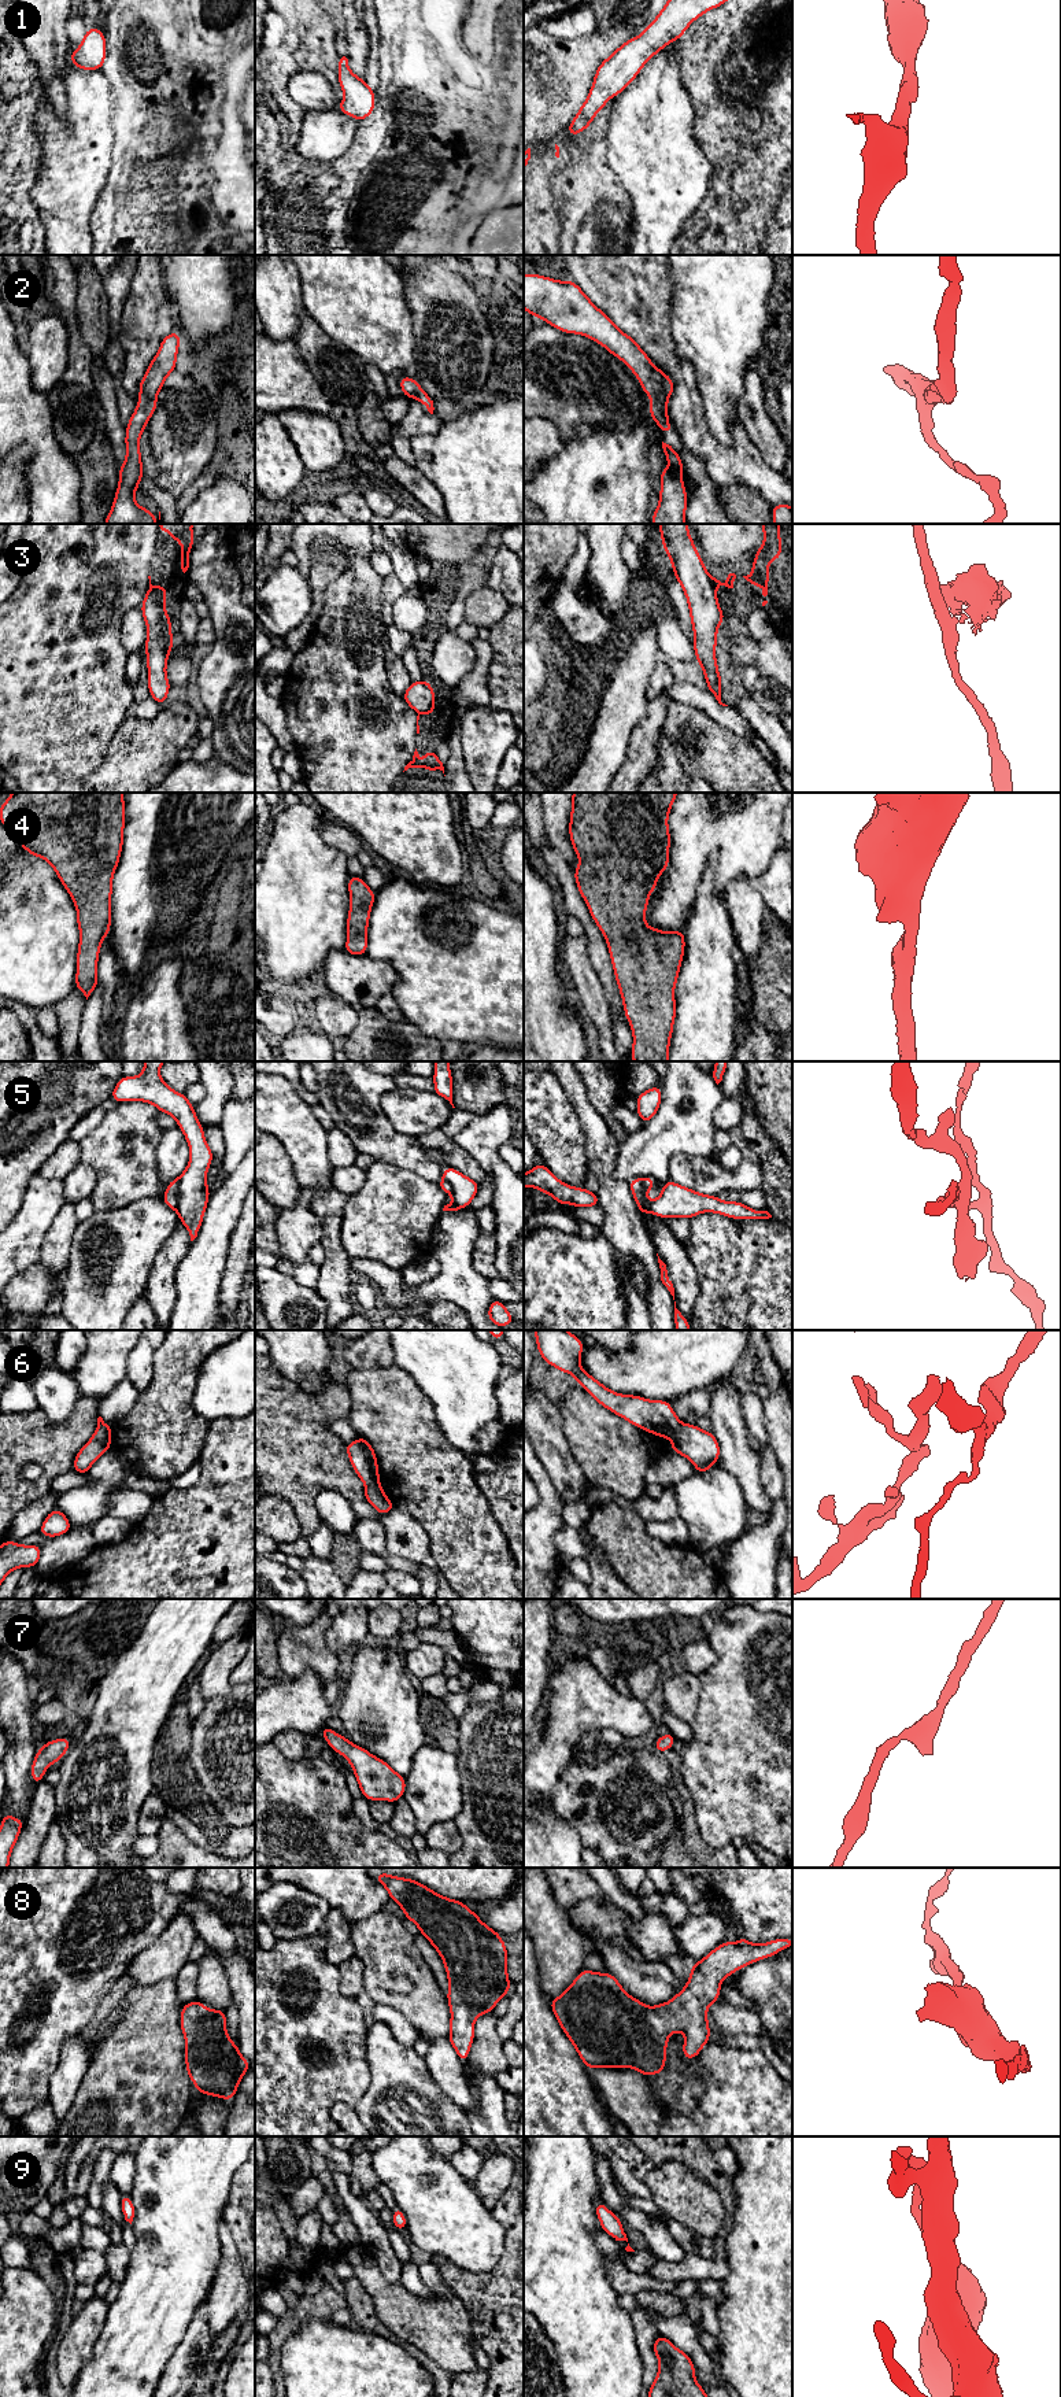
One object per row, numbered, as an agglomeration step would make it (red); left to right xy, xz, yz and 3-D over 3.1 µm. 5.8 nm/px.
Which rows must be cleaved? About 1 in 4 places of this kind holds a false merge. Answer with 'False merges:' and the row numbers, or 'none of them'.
False merges: 3, 5, 6

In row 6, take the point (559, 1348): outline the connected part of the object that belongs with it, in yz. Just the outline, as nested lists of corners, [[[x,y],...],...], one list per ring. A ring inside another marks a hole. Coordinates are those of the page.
[[[533,1330],[537,1352],[543,1360],[569,1373],[600,1406],[626,1419],[636,1428],[673,1440],[681,1422],[666,1400],[647,1400],[643,1396],[621,1395],[591,1377],[581,1366],[583,1341],[568,1330]]]

